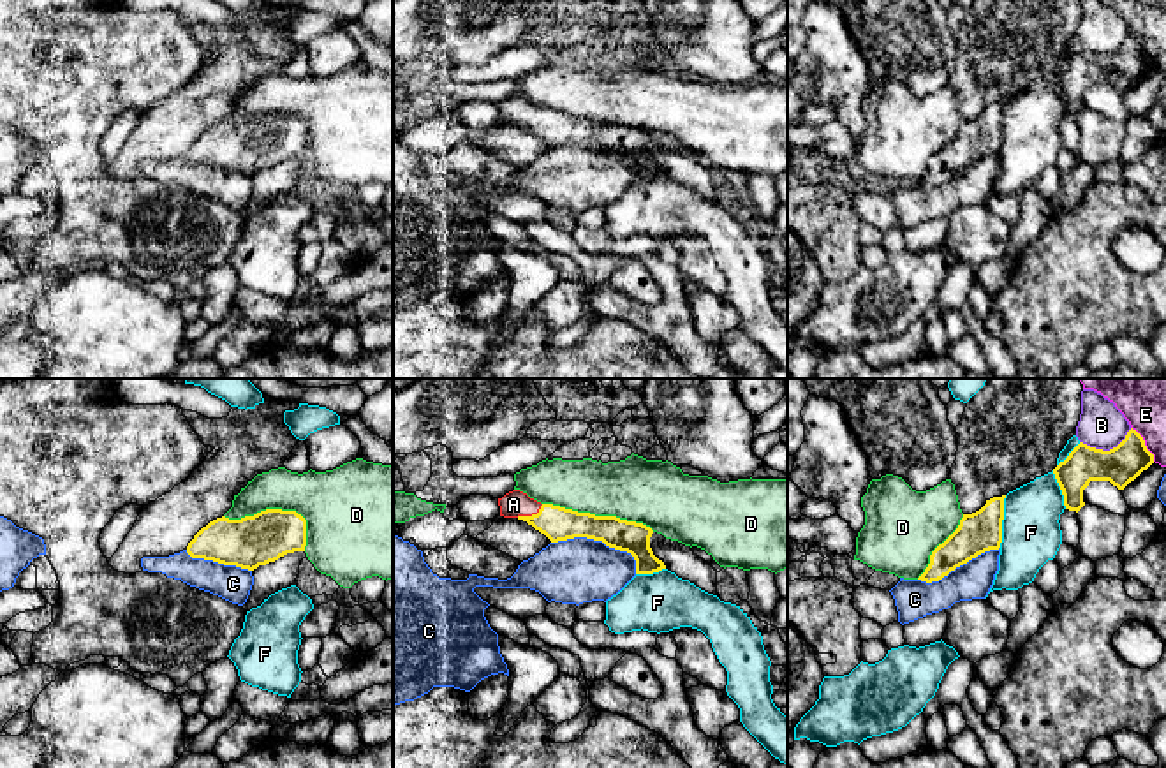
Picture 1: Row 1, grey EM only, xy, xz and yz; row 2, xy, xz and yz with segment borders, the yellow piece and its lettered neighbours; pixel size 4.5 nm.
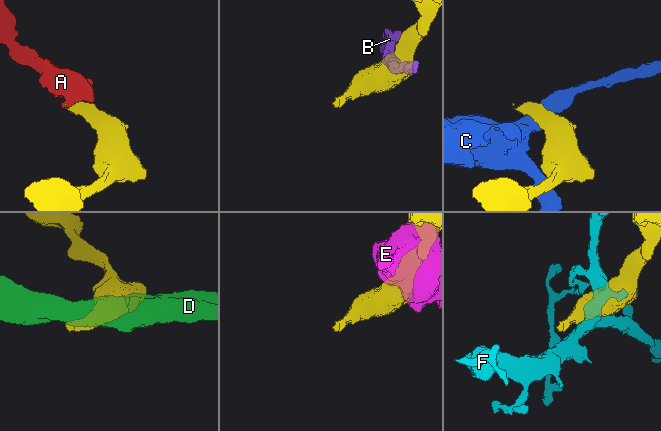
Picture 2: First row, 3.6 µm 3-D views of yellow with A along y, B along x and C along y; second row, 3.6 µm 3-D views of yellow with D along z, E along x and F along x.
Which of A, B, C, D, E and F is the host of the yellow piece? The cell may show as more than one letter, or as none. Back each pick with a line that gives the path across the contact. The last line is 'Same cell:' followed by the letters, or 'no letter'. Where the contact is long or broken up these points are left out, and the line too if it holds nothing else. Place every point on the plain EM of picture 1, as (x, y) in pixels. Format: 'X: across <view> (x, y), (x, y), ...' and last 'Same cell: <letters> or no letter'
A: across xz (557, 129), (532, 120), (525, 113), (513, 110)
Same cell: A

